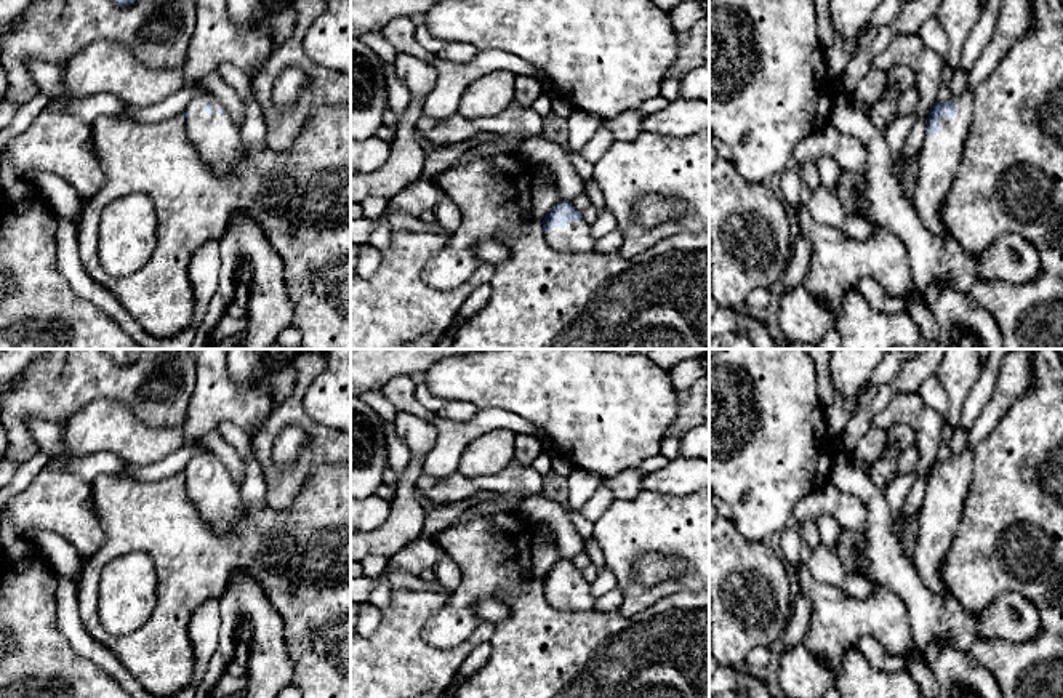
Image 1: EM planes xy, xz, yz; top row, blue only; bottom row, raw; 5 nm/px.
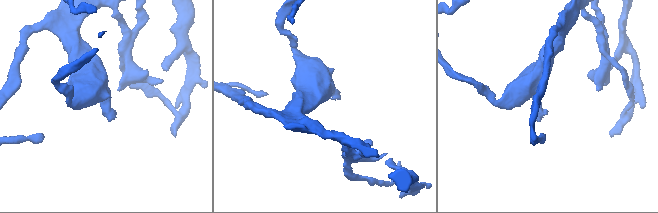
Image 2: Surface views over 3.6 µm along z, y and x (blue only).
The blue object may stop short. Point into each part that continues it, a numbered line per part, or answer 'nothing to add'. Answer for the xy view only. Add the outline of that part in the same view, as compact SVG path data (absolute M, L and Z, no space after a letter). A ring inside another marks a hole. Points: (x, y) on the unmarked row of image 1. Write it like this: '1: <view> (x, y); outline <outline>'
1: xy (216, 497); outline M205 451L192 458L186 469L187 491L202 519L218 533L232 532L243 503L227 466L215 453Z

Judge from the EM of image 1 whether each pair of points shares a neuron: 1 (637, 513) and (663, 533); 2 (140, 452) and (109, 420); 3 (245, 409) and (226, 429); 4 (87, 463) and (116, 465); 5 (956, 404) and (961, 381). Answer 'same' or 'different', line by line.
1: same
2: same
3: different
4: same
5: same

